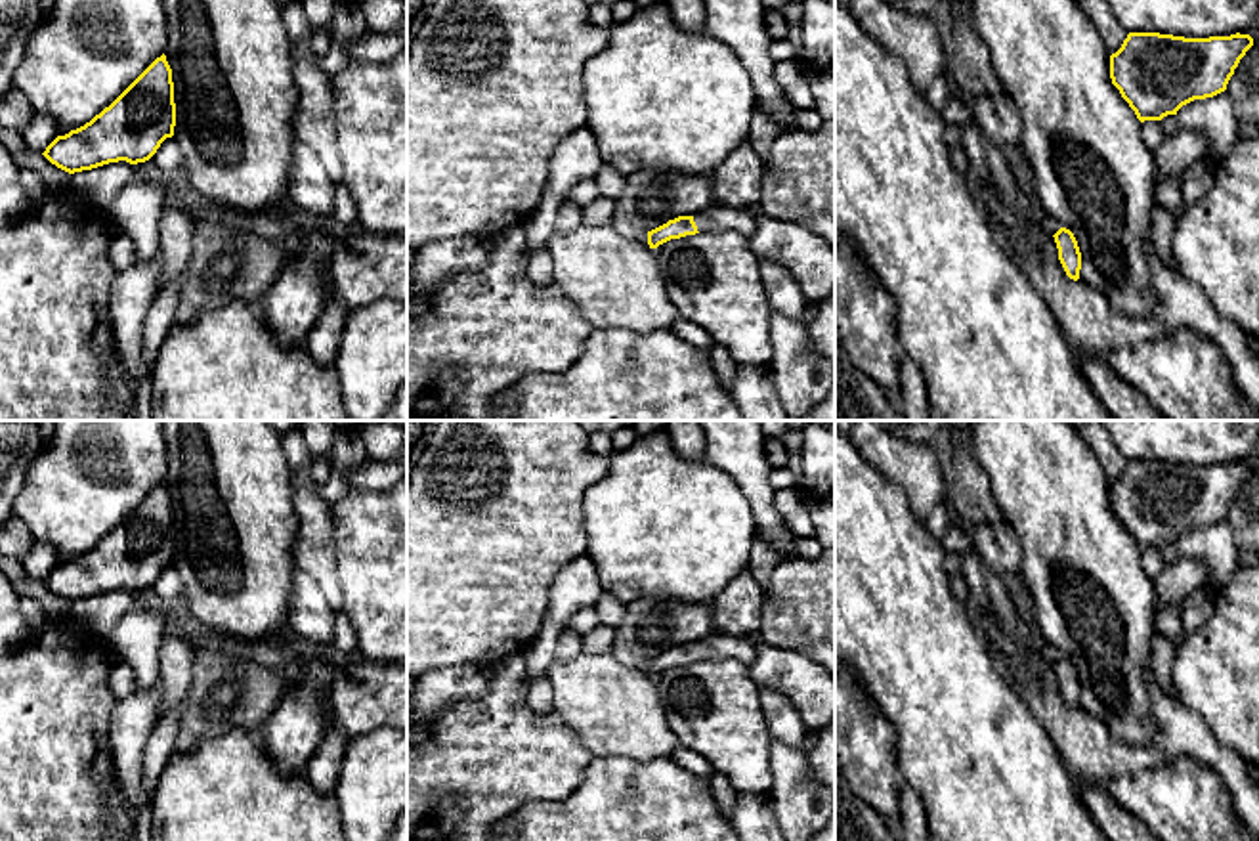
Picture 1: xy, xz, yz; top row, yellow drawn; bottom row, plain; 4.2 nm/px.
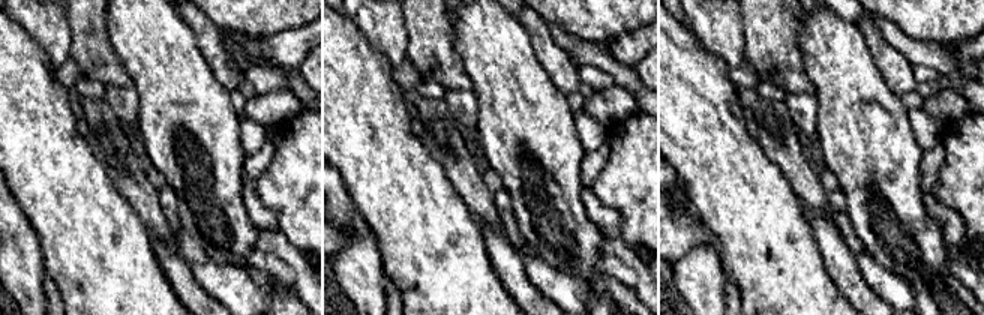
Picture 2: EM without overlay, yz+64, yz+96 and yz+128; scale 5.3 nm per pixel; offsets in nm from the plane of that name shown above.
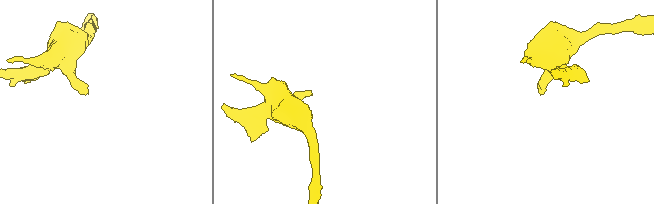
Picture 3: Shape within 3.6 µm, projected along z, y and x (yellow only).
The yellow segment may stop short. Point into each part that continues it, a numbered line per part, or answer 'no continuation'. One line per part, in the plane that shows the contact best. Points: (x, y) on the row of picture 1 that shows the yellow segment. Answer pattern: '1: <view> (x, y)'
1: xz (742, 220)

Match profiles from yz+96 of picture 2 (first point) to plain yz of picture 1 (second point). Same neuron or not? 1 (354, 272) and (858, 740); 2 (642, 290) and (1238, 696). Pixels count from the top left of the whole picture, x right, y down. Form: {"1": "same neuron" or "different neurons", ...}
{"1": "same neuron", "2": "different neurons"}

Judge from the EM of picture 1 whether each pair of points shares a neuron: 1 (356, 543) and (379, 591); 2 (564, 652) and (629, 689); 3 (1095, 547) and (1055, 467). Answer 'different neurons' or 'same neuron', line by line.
1: same neuron
2: different neurons
3: same neuron

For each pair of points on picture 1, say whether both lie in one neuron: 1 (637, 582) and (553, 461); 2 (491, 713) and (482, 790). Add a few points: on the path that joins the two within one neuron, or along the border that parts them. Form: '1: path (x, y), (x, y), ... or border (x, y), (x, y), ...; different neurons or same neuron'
1: border (610, 469), (583, 497), (585, 549); different neurons
2: path (491, 733), (491, 752), (482, 761), (482, 771); same neuron

